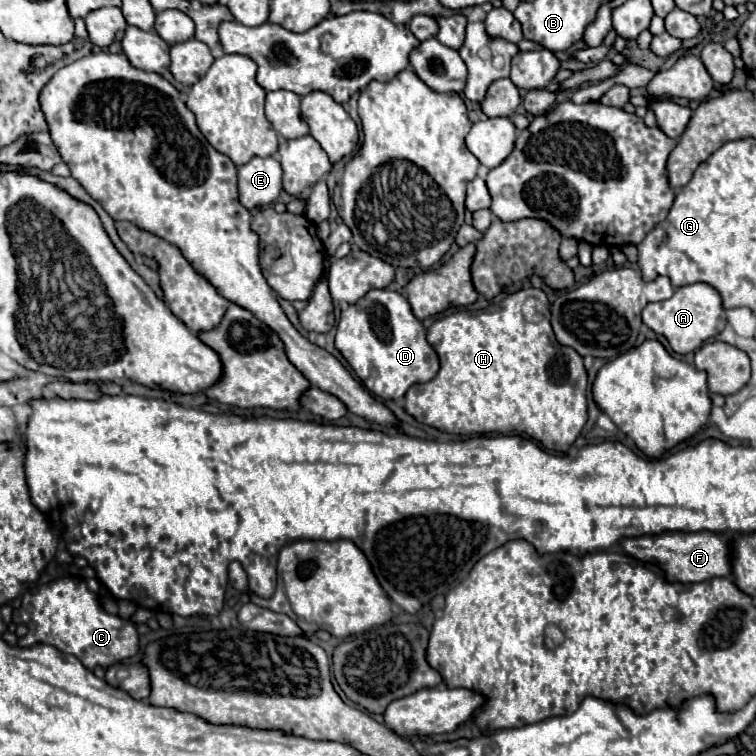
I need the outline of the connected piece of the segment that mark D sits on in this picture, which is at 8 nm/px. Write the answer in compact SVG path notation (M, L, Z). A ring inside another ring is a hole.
M370 289L360 301L342 311L334 345L366 389L382 399L396 401L414 383L426 383L438 373L438 355L426 341L426 329L398 291ZM370 369L378 371L376 379L370 377Z

